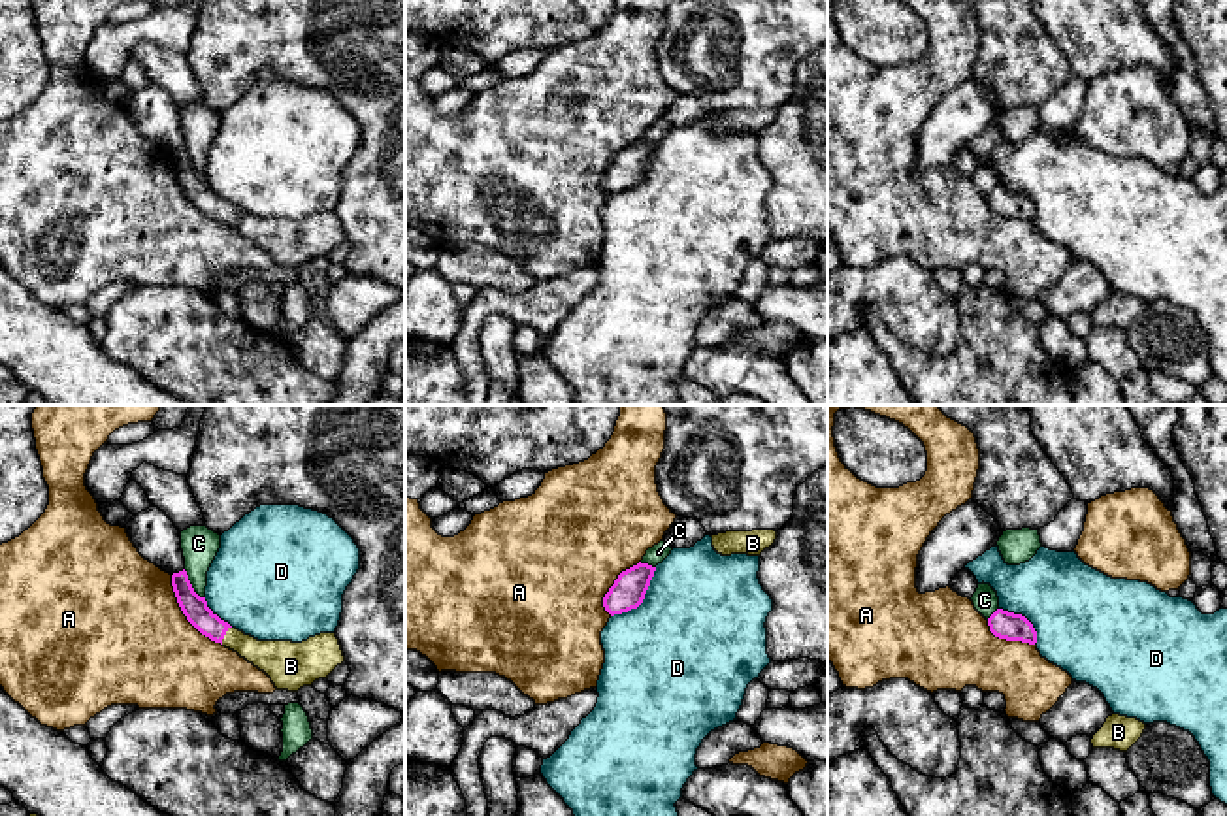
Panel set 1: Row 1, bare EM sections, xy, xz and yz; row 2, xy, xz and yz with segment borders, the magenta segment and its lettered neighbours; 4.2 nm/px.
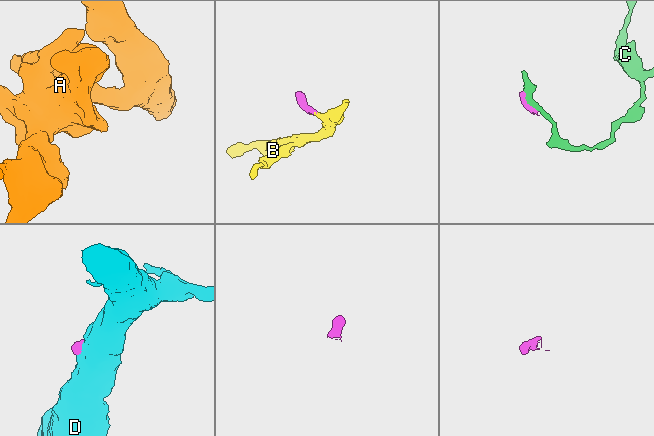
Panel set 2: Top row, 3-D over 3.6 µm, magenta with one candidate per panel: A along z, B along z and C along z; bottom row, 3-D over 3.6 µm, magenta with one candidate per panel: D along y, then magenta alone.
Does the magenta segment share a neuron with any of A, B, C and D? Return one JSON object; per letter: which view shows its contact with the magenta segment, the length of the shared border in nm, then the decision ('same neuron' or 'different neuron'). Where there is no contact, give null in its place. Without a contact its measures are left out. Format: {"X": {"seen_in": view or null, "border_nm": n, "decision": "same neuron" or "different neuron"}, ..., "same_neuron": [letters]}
{"A": {"seen_in": "xy", "border_nm": 380, "decision": "different neuron"}, "B": {"seen_in": "xy", "border_nm": 90, "decision": "same neuron"}, "C": {"seen_in": "xy", "border_nm": 160, "decision": "different neuron"}, "D": {"seen_in": "xz", "border_nm": 300, "decision": "different neuron"}, "same_neuron": ["B"]}

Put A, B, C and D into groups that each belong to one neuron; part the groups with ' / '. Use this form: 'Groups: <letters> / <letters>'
Groups: A / B / C / D

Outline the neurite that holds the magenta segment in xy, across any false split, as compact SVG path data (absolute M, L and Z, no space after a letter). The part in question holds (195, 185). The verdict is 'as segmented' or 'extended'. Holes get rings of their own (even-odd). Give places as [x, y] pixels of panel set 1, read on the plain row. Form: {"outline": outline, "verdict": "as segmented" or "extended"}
{"outline": "M185 147L172 153L172 164L183 192L202 213L264 249L277 268L298 269L319 256L328 256L345 239L335 211L320 211L302 220L258 219L221 198L205 175L194 170Z", "verdict": "extended"}

